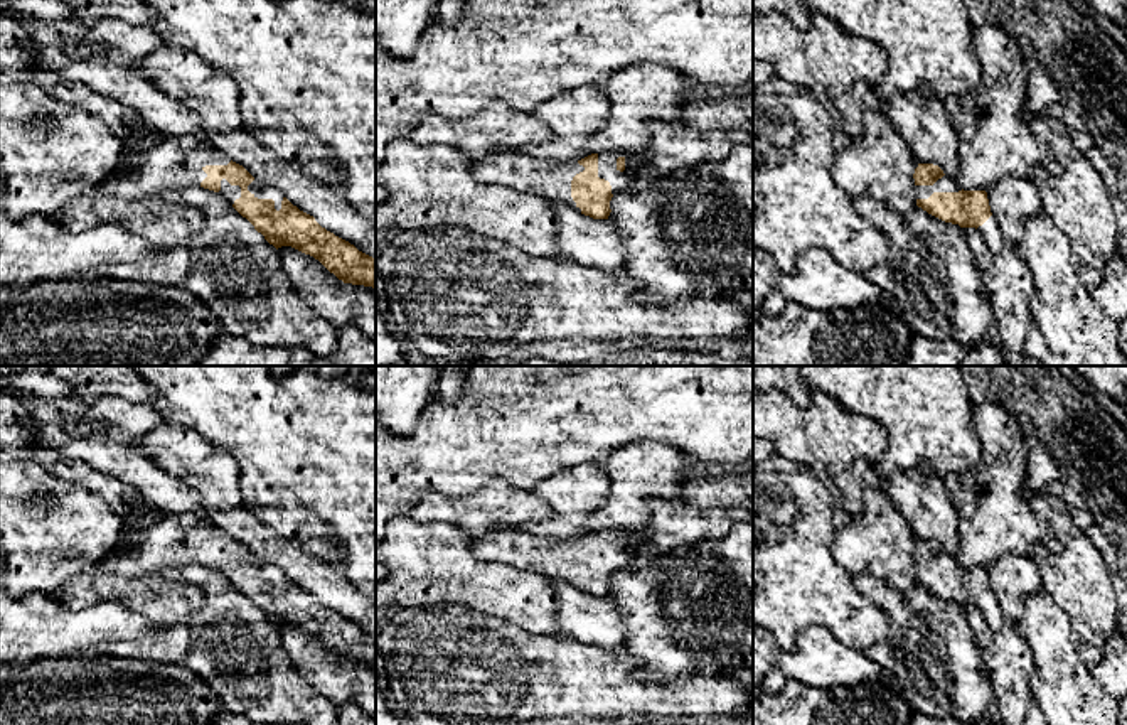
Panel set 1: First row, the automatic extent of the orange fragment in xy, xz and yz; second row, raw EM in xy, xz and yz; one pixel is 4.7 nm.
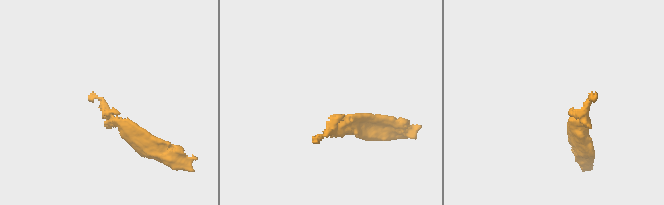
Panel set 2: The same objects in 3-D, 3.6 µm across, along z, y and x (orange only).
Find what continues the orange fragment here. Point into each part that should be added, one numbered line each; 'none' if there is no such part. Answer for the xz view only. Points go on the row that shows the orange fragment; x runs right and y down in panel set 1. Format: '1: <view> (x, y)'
1: xz (521, 171)

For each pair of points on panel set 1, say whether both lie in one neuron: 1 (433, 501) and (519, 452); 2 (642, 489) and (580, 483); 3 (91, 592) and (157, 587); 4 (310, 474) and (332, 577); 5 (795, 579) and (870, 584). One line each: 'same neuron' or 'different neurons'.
1: different neurons
2: different neurons
3: same neuron
4: different neurons
5: different neurons

